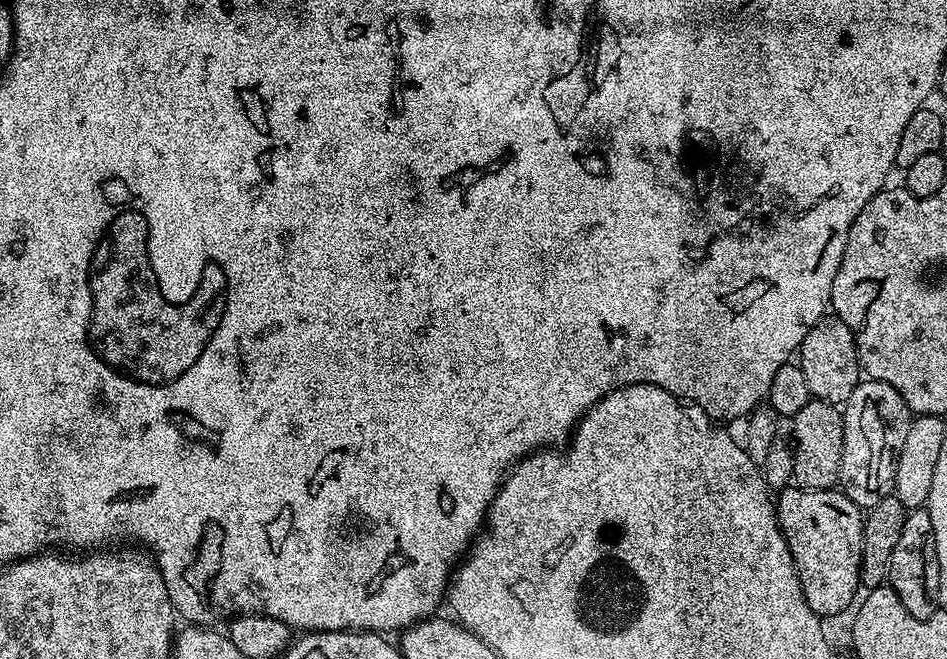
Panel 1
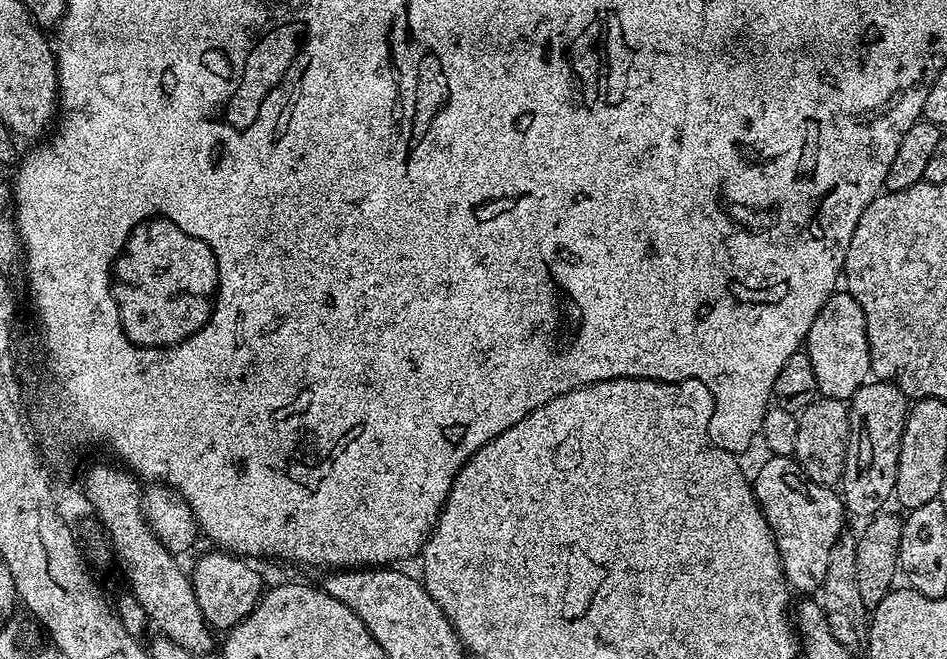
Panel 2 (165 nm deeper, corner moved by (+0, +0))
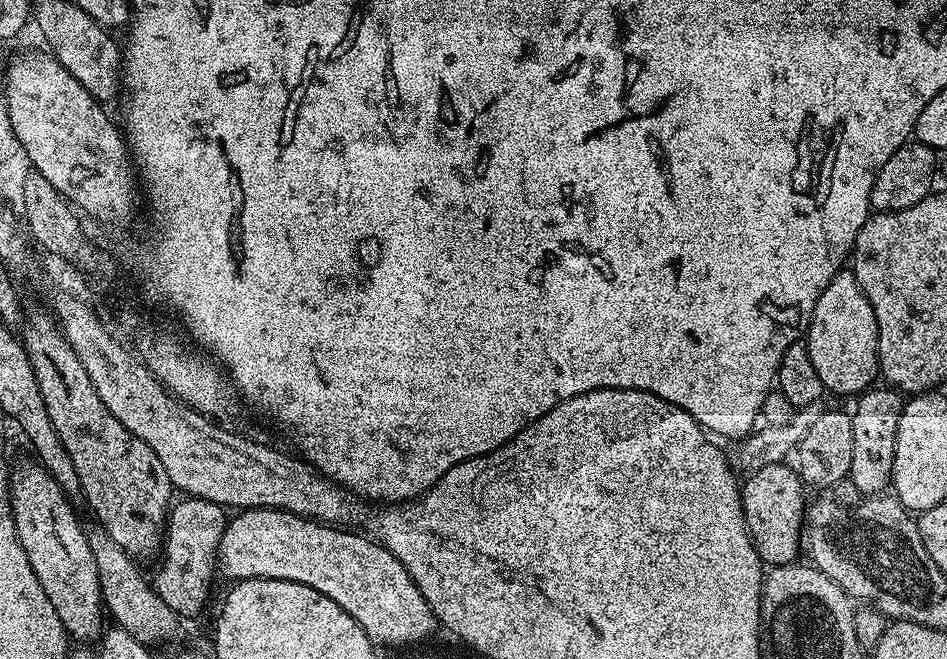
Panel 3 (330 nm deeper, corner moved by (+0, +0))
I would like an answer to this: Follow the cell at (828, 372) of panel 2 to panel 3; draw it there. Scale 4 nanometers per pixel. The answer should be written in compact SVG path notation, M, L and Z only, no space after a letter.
M852 271L837 272L830 286L822 290L808 323L806 343L810 362L814 362L814 370L818 370L818 378L822 378L829 393L837 392L840 396L855 397L873 387L875 380L872 379L877 379L880 362L878 322Z

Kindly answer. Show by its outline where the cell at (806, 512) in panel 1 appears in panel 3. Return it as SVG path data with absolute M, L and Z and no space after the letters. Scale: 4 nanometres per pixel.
M787 463L767 464L755 469L742 484L740 501L748 536L765 565L791 564L802 552L802 533L806 528L806 485L800 473Z

